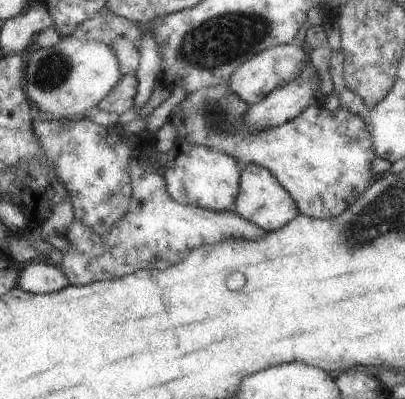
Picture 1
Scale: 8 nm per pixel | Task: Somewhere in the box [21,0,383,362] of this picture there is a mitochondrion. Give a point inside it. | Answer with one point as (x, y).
(227, 38)

